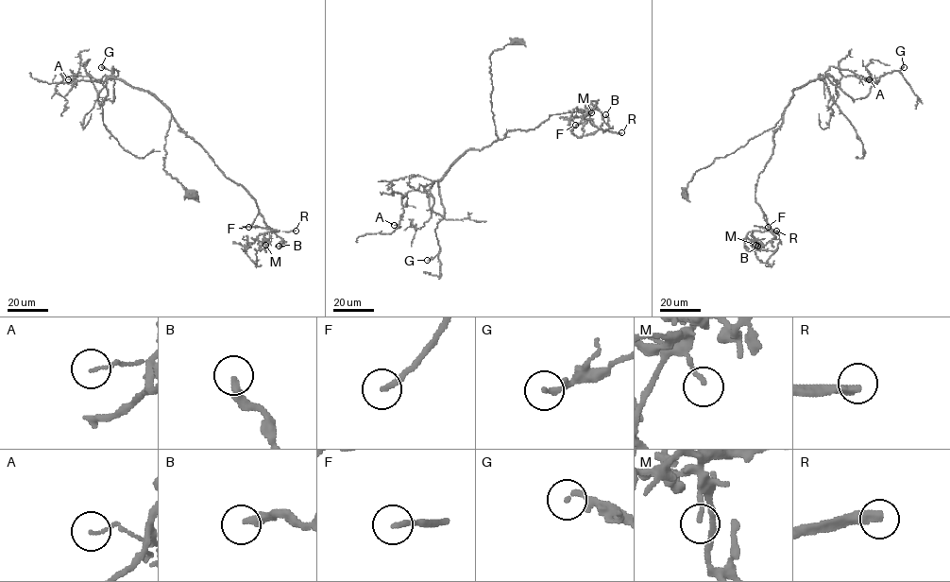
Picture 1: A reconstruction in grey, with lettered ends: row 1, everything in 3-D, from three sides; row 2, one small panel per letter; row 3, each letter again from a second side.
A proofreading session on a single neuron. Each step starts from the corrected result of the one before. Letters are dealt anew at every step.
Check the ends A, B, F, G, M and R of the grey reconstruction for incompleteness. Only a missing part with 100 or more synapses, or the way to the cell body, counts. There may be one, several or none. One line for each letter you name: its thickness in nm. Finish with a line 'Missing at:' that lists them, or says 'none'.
F: 200 nm thick
R: 360 nm thick
Missing at: F, R

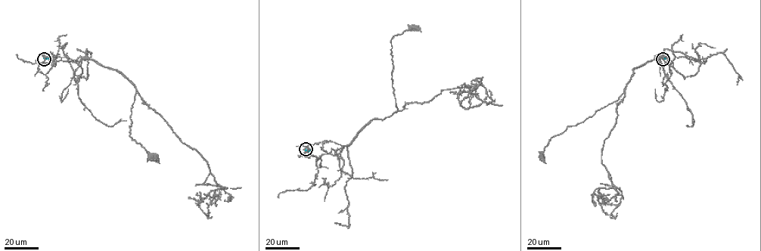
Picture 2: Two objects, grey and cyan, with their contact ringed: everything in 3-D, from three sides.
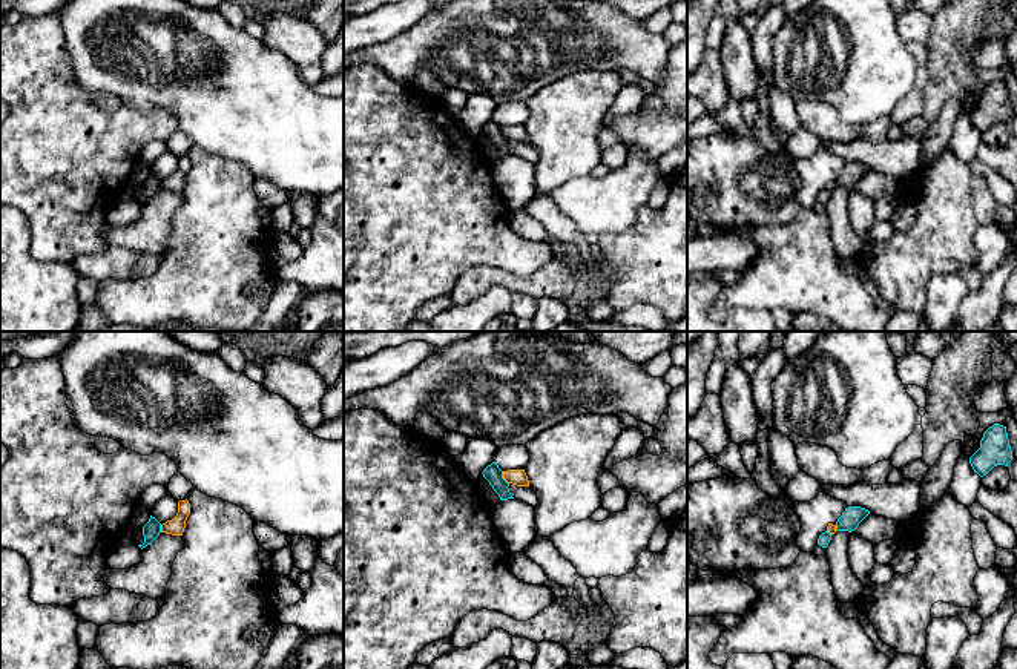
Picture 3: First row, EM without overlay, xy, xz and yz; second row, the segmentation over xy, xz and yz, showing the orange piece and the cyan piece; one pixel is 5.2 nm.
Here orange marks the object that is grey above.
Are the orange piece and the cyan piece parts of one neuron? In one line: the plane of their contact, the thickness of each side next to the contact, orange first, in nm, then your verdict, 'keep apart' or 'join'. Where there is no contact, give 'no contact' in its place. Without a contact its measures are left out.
meets orange in xz; 90 nm thick on the orange side, 90 nm on the other; keep apart

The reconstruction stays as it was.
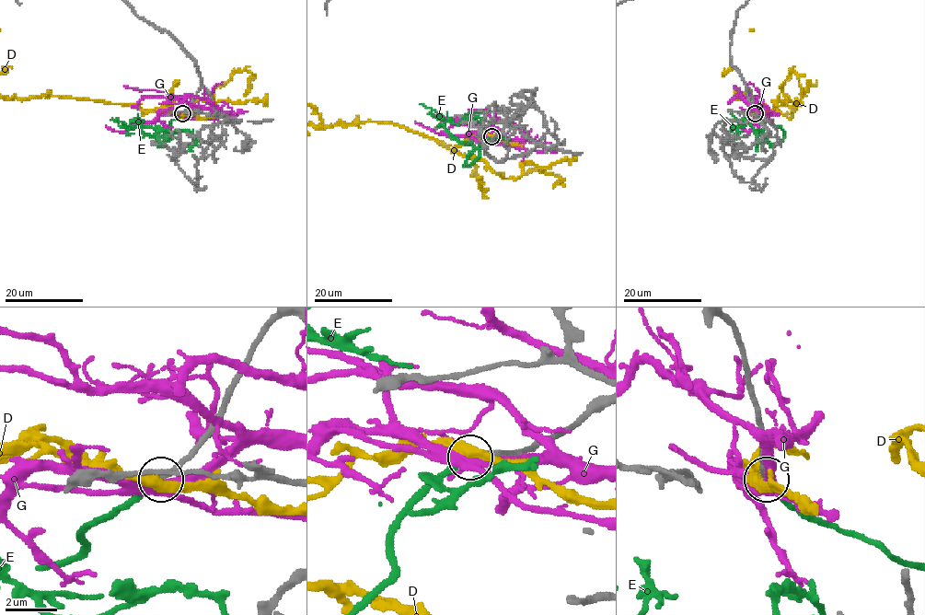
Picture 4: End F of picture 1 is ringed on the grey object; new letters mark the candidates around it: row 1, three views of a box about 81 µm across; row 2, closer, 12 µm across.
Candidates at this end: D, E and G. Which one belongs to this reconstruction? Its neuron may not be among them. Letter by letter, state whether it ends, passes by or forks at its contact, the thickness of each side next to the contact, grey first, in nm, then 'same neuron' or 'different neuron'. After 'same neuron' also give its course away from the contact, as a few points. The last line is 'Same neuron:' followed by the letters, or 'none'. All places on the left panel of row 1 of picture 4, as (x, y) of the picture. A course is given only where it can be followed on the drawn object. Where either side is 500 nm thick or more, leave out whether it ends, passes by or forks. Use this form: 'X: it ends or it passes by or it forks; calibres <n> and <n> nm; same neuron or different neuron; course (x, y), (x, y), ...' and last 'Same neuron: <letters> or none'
D: it passes by; calibres 200 and 400 nm; different neuron
E: it ends; calibres 200 and 200 nm; same neuron; course (182, 113), (157, 132), (155, 137), (162, 145), (166, 140), (161, 136), (145, 134), (135, 120), (174, 136)
G: it forks; calibres 200 and 320 nm; different neuron
Same neuron: E

